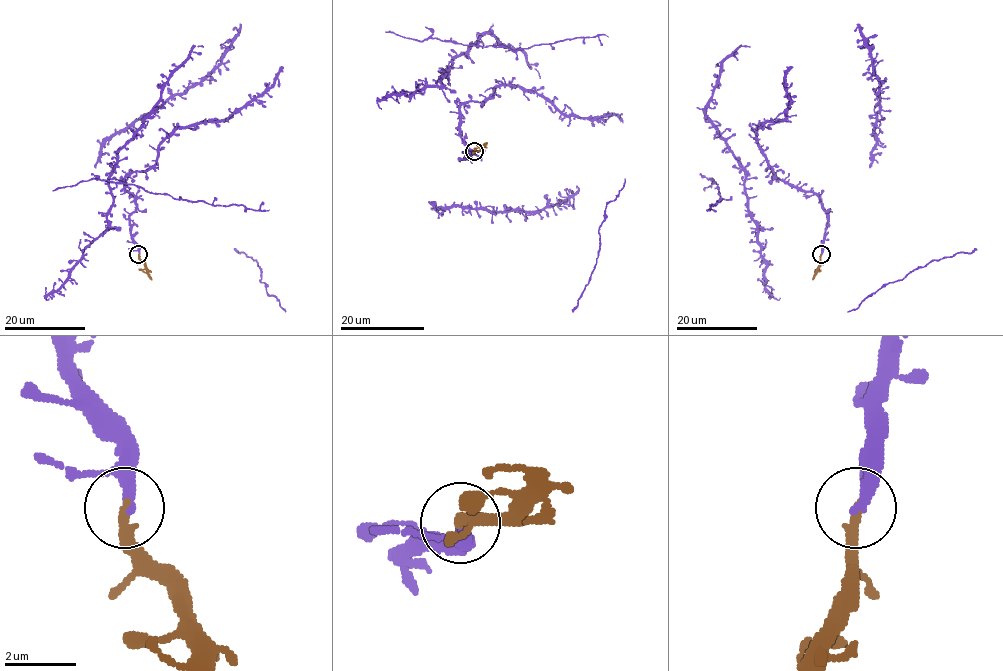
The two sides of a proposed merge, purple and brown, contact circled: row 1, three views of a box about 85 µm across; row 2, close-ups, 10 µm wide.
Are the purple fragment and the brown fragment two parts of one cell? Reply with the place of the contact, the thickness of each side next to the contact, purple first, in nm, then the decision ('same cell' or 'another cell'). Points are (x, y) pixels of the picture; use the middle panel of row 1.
(474, 151) | 340/300 nm | same cell

